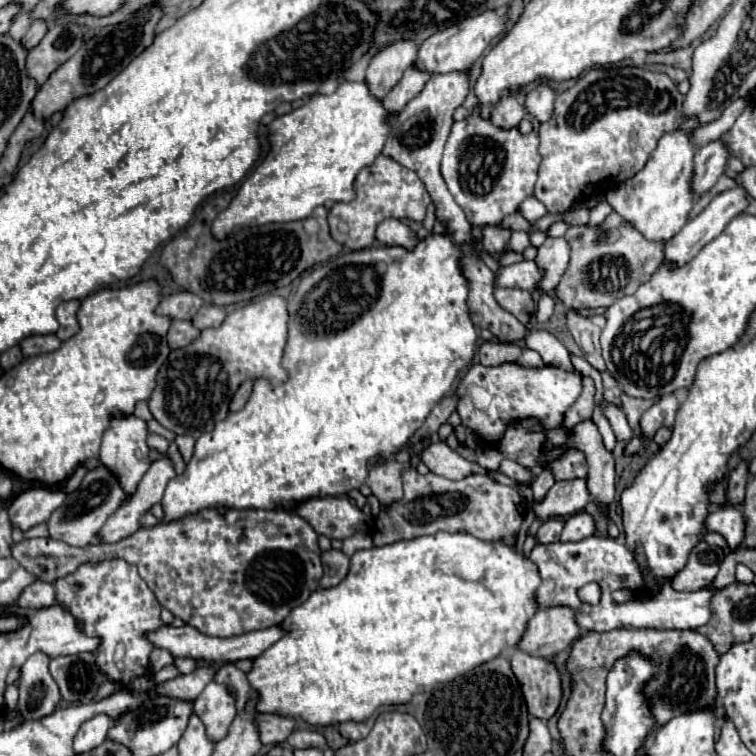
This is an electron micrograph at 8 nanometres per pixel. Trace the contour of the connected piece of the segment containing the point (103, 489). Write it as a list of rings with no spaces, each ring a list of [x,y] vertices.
[[[102,464],[96,468],[96,470],[90,470],[80,488],[72,494],[68,494],[66,502],[52,512],[50,520],[48,520],[48,532],[50,532],[50,538],[54,540],[62,540],[66,542],[68,546],[78,546],[78,548],[84,548],[88,544],[94,542],[98,530],[104,526],[104,522],[126,502],[128,498],[124,496],[118,480],[114,474],[110,474]]]

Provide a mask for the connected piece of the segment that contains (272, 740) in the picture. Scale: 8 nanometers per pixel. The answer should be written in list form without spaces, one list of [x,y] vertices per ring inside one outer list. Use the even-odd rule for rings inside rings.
[[[262,714],[258,720],[260,740],[262,744],[278,744],[288,738],[288,734],[294,730],[294,718],[286,718],[282,714]]]

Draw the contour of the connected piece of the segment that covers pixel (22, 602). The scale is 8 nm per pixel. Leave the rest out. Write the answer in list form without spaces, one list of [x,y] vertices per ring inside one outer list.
[[[34,582],[18,598],[18,606],[24,608],[48,608],[54,604],[54,586],[48,582]]]

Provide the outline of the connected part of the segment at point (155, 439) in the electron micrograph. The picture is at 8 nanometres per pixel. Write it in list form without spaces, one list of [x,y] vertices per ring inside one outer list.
[[[149,434],[147,444],[150,449],[155,449],[159,452],[165,453],[169,447],[169,441],[162,436],[156,434]]]

